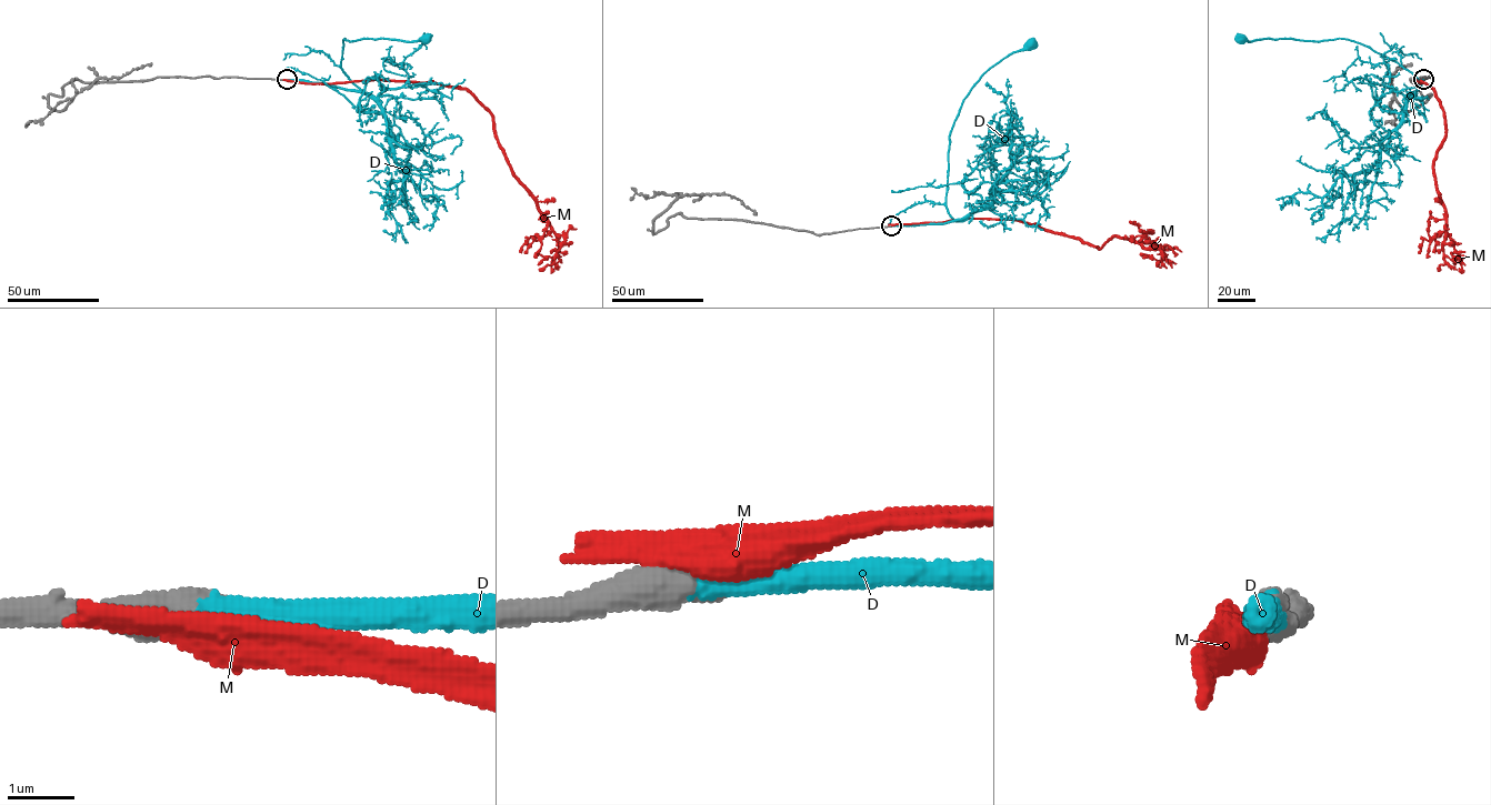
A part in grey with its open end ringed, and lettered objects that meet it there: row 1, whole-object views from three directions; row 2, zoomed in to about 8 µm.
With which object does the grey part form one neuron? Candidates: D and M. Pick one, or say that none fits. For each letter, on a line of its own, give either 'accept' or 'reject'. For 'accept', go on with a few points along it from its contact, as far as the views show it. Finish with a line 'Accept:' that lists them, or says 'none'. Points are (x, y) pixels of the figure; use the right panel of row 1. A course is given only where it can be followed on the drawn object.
D: accept; course (1422, 79), (1414, 91), (1418, 79), (1411, 72), (1370, 48), (1343, 39), (1241, 39)
M: reject
Accept: D

